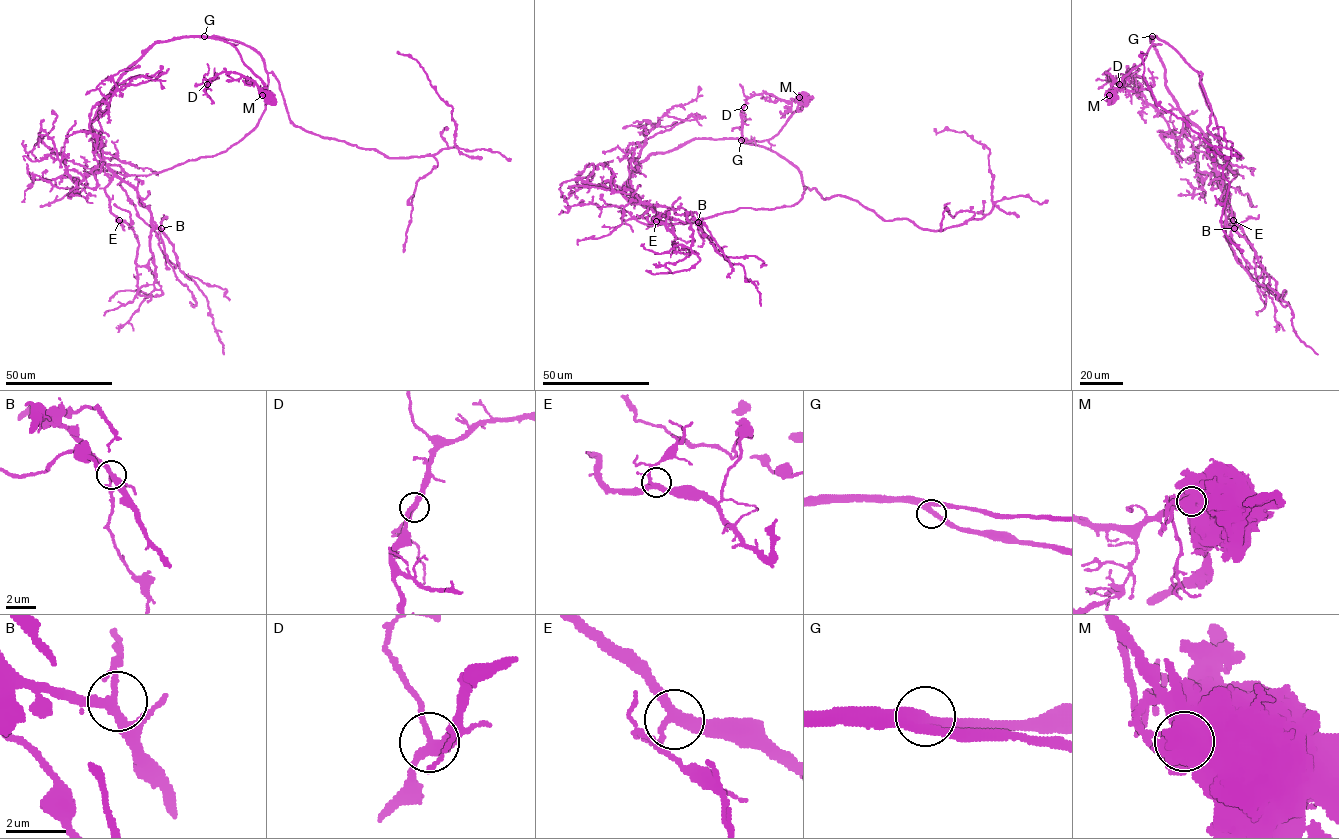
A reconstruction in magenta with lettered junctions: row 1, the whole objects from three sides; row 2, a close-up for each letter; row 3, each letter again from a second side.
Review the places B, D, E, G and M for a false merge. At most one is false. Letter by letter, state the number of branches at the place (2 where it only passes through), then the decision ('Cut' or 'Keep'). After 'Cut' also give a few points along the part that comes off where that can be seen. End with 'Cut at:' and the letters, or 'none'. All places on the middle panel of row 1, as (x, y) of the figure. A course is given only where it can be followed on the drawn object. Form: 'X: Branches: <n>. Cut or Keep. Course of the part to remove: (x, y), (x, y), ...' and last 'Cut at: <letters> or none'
B: Branches: 3. Keep
D: Branches: 3. Keep
E: Branches: 3. Keep
G: Branches: 3. Keep
M: Branches: 3. Cut. Course of the part to remove: (799, 97), (791, 101), (769, 93), (749, 97), (741, 116), (742, 137), (749, 141), (751, 136)
Cut at: M

